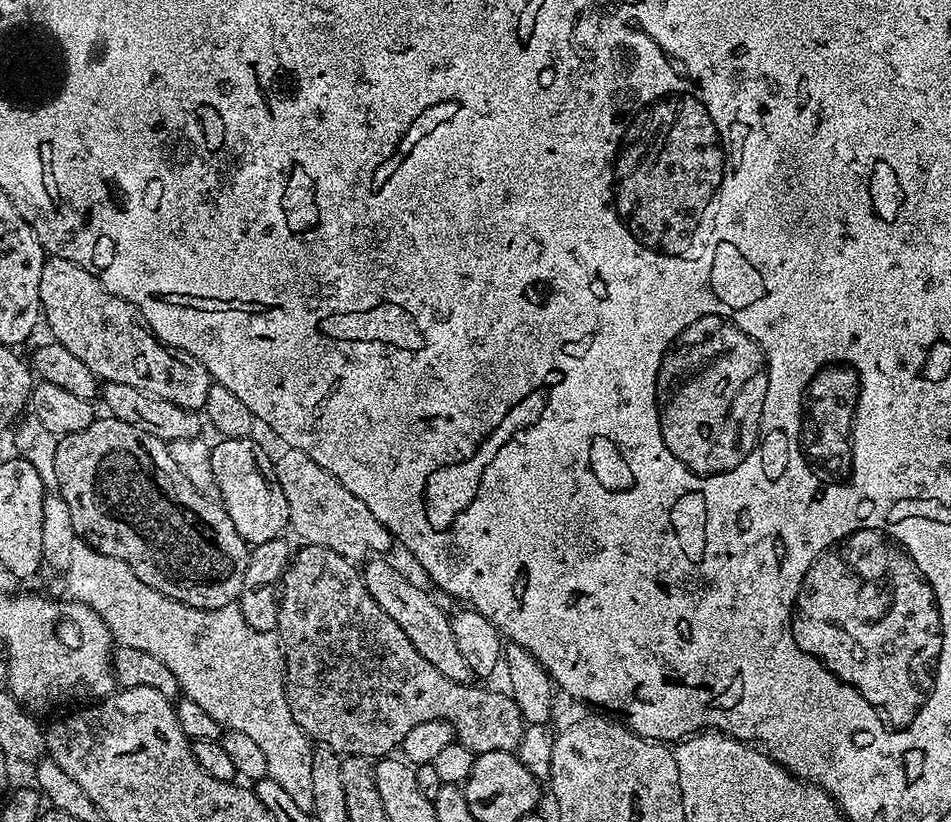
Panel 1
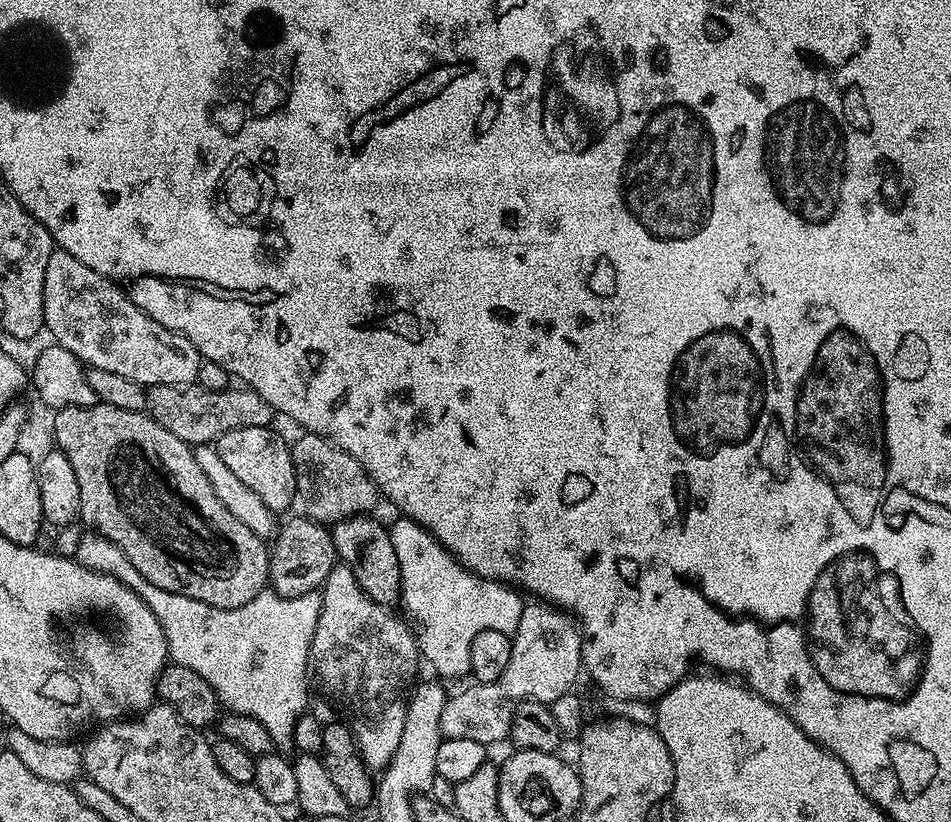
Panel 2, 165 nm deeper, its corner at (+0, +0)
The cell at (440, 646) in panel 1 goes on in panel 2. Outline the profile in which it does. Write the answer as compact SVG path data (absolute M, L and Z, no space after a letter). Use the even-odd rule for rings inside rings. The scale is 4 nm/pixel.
M371 515L352 516L331 525L333 542L341 563L352 569L362 590L374 602L392 606L400 600L400 566L389 529Z

